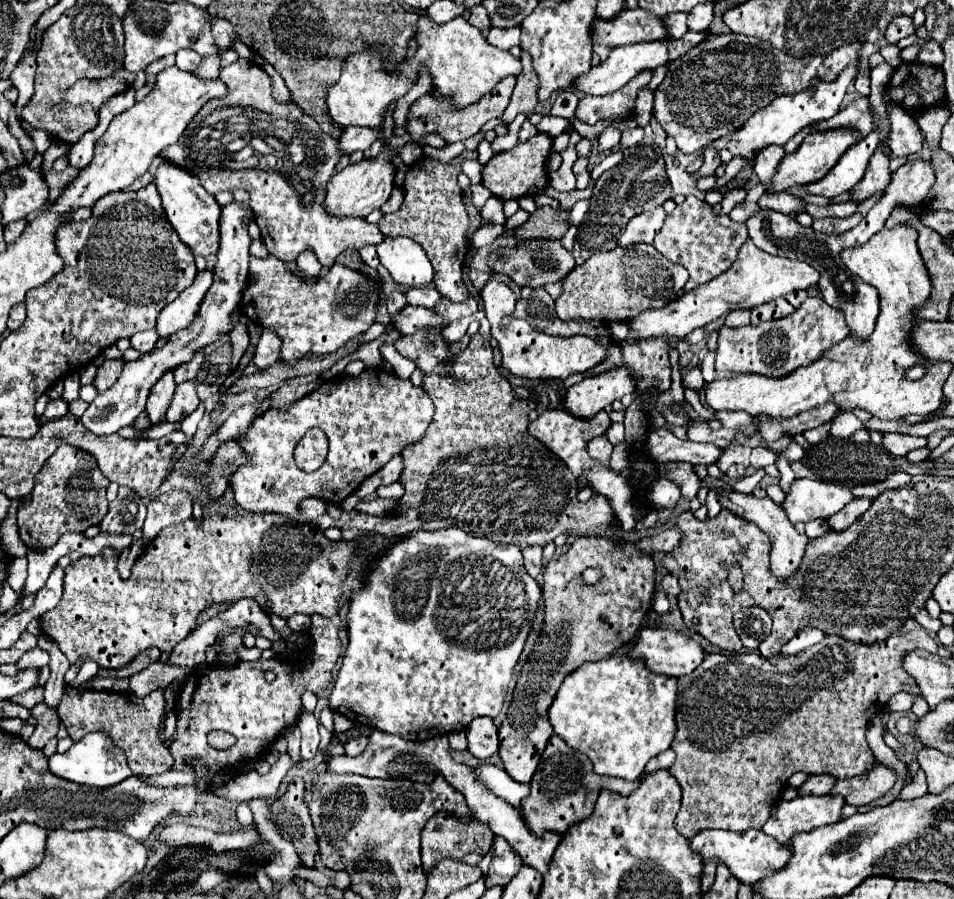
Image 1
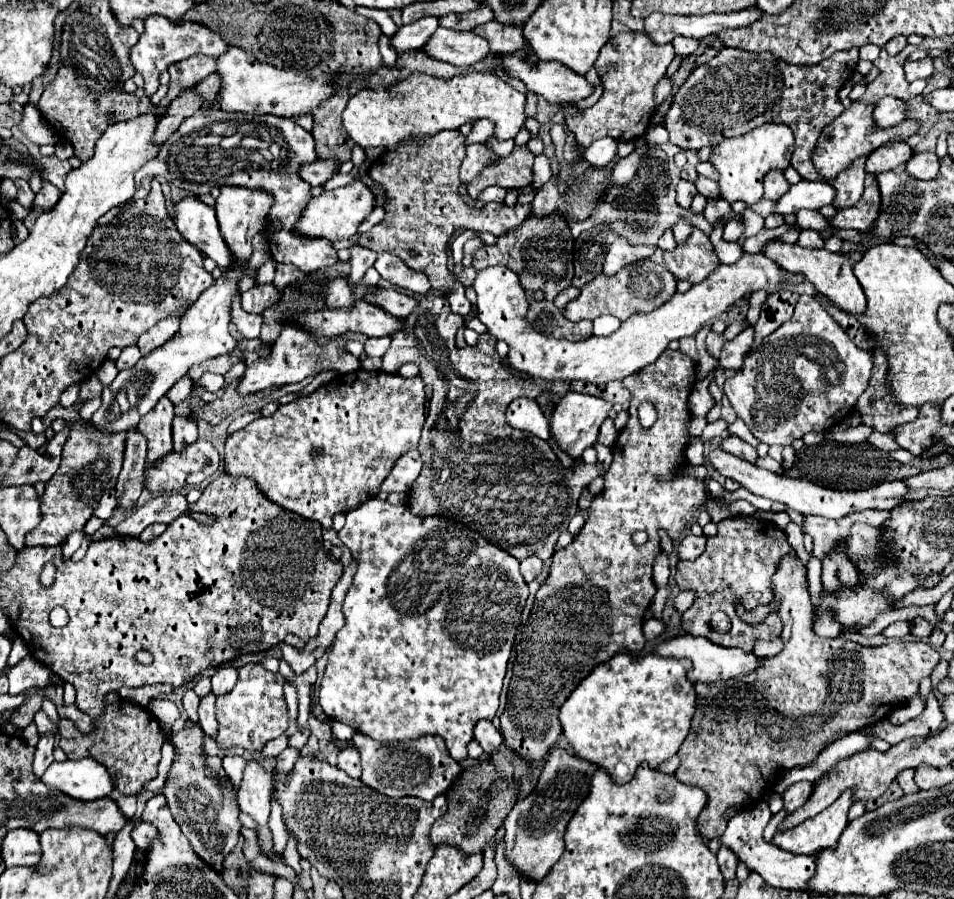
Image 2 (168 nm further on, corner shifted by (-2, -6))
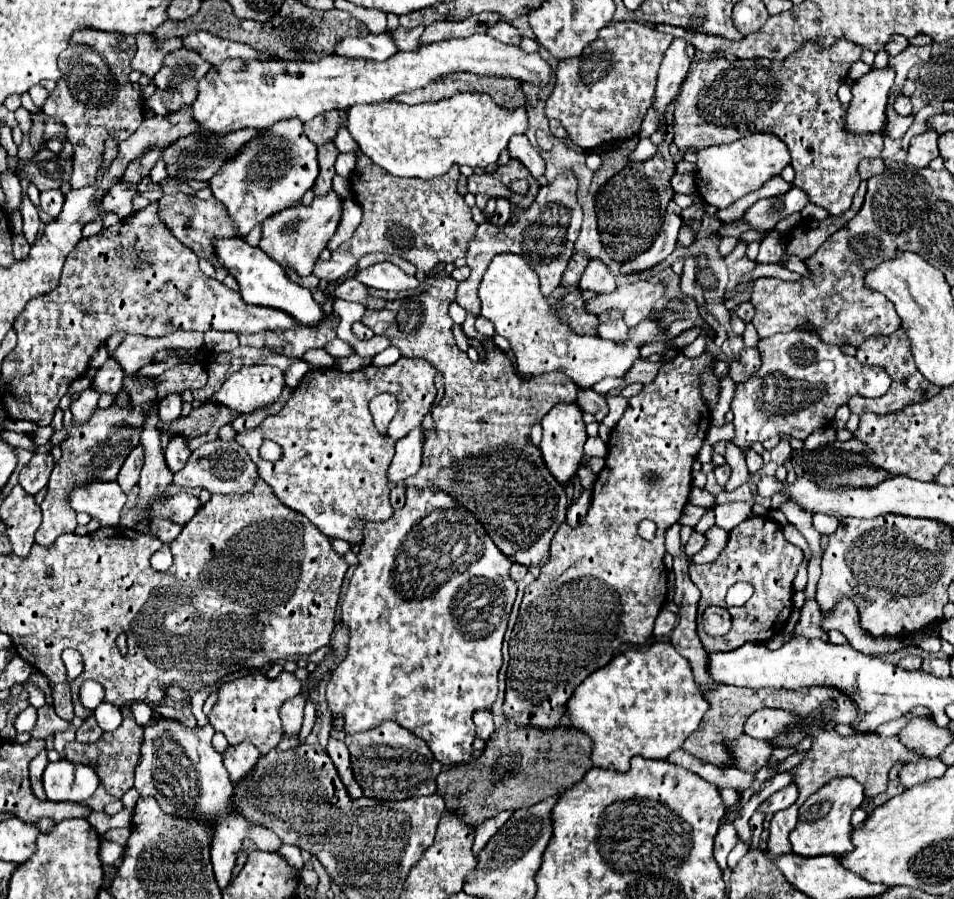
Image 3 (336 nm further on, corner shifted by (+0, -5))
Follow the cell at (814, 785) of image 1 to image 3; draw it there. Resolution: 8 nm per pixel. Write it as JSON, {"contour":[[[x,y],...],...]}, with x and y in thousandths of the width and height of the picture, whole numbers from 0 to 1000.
{"contour":[[[827,872],[827,874],[823,874],[821,879],[817,879],[817,881],[812,881],[810,885],[806,885],[806,888],[798,894],[798,901],[800,901],[800,905],[812,905],[812,903],[823,901],[823,899],[827,899],[829,894],[833,894],[833,892],[835,892],[835,885],[838,885],[835,872]]]}

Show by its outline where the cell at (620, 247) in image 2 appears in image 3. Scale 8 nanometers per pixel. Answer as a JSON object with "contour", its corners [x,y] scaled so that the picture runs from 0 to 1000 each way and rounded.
{"contour":[[[619,289],[615,300],[609,307],[607,320],[622,323],[622,325],[643,325],[647,316],[645,316],[643,303],[630,289]]]}

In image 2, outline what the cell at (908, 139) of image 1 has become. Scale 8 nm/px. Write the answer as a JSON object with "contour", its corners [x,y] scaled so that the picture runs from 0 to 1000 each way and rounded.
{"contour":[[[940,157],[936,161],[926,161],[921,166],[917,166],[907,181],[907,190],[913,195],[926,192],[926,190],[934,190],[940,184],[949,181],[953,175],[957,172],[955,164],[949,157]]]}

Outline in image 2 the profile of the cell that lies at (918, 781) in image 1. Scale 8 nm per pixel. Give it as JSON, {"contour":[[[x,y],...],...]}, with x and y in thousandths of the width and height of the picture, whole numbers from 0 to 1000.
{"contour":[[[949,855],[947,860],[940,862],[940,871],[942,871],[942,875],[949,880],[949,884],[961,882],[961,880],[963,880],[963,875],[961,875],[959,869],[957,869],[957,862],[959,862],[957,855]]]}

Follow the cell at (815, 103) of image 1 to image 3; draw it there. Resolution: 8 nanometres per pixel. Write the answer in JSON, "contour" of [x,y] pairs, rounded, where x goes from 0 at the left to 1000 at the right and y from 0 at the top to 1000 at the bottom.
{"contour":[[[787,147],[781,154],[775,154],[766,160],[752,160],[731,169],[731,211],[733,216],[752,231],[762,231],[764,227],[773,225],[775,220],[791,214],[812,194],[829,180],[829,171],[819,154],[804,147]]]}

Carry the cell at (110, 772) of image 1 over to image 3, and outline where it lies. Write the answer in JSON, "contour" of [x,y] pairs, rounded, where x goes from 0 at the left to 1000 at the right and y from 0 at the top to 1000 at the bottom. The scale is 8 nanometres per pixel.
{"contour":[[[62,845],[49,850],[45,874],[49,888],[56,892],[89,892],[102,879],[104,863],[91,850]]]}

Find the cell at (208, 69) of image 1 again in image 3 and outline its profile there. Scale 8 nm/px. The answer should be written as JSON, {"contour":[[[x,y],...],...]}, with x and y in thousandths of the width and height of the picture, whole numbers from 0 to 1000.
{"contour":[[[158,165],[150,174],[144,174],[139,180],[135,180],[135,185],[129,194],[129,200],[131,202],[148,202],[148,198],[156,194],[156,189],[162,185],[162,180],[165,180],[165,176],[169,176],[169,171],[171,171],[171,167]]]}

